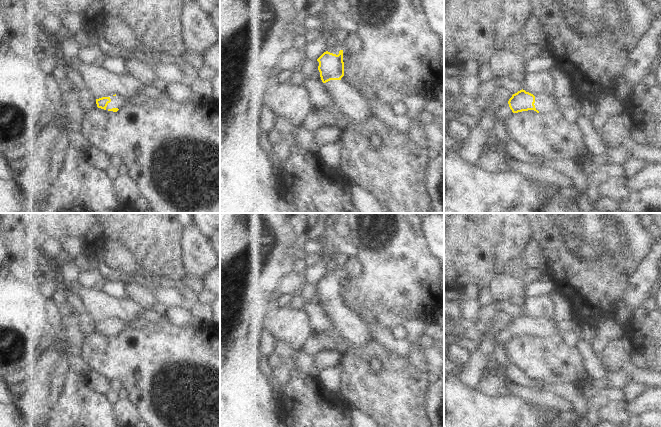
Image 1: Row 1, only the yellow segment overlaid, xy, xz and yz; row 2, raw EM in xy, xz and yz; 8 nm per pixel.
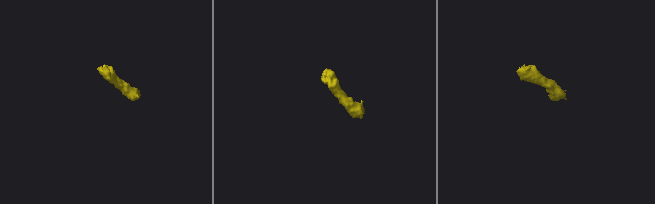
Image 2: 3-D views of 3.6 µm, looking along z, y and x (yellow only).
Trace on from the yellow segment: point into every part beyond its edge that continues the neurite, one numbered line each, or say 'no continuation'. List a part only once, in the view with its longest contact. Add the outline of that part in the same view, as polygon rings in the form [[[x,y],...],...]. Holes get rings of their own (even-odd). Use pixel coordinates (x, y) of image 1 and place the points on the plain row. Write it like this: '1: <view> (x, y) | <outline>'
1: xy (118, 325) | [[[117,318],[116,320],[111,320],[110,323],[111,323],[111,326],[108,327],[106,334],[112,333],[112,332],[118,332],[119,334],[121,334],[126,330],[126,328],[129,325],[120,318]]]

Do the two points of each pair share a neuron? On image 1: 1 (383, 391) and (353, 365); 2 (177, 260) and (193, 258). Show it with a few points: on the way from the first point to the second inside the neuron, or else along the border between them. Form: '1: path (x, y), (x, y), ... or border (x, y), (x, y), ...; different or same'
1: path (376, 388), (360, 372); same
2: border (184, 235), (184, 264), (187, 273); different

